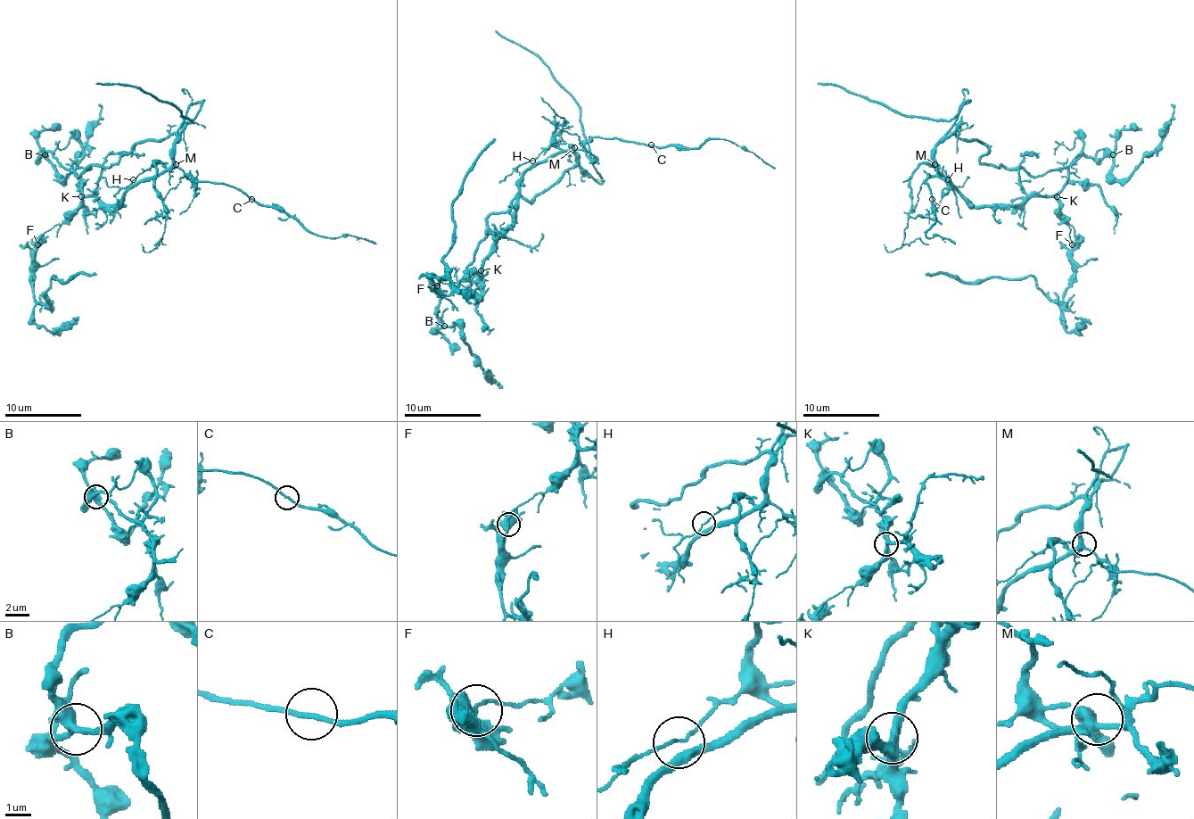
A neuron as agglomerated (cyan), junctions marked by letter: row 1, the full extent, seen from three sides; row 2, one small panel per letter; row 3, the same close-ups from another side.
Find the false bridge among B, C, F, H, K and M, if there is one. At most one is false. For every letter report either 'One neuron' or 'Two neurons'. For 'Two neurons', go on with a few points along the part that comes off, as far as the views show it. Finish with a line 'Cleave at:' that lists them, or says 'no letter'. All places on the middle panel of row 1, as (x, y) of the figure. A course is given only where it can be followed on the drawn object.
B: One neuron
C: One neuron
F: Two neurons. Course of the part to remove: (436, 285), (431, 285), (432, 278), (444, 276), (444, 257), (453, 244), (451, 201), (465, 174), (494, 137)
H: One neuron
K: One neuron
M: One neuron
Cleave at: F

